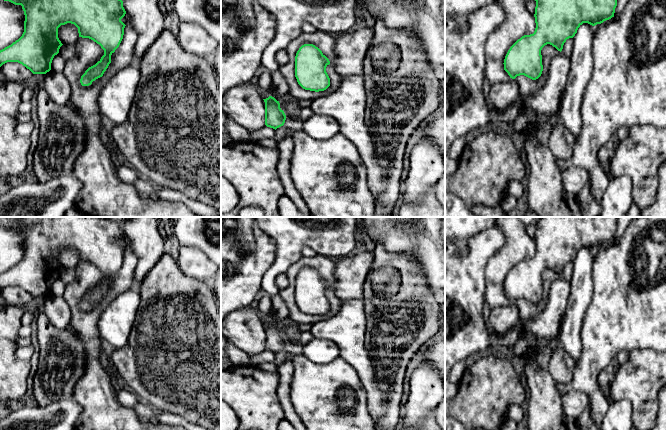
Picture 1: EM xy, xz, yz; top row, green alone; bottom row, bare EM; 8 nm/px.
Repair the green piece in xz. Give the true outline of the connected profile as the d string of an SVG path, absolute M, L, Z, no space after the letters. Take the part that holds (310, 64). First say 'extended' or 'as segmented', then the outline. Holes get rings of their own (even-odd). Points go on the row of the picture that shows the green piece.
as segmented; M313 44L302 45L295 56L295 77L298 84L305 90L324 91L330 86L330 78L326 67L330 64L329 59L322 51Z

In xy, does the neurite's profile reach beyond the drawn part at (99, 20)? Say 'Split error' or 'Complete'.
Complete

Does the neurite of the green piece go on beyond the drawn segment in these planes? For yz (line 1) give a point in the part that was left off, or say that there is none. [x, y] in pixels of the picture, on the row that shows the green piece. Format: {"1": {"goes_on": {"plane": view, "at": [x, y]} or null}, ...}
{"1": {"goes_on": null}}

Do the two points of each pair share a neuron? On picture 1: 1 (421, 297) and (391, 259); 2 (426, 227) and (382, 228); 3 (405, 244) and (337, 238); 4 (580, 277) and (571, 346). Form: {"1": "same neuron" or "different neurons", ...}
{"1": "same neuron", "2": "same neuron", "3": "different neurons", "4": "same neuron"}

